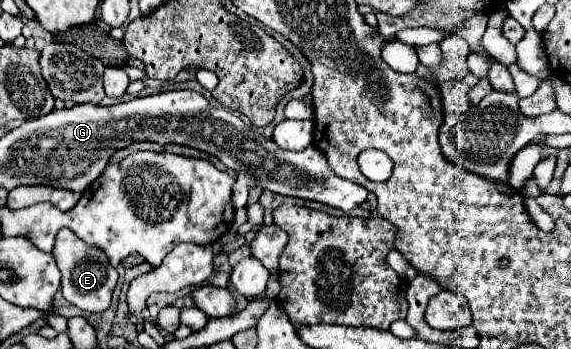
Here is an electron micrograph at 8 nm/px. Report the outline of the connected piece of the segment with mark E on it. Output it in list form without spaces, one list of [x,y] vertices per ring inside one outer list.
[[[61,229],[55,237],[53,255],[61,271],[63,297],[71,305],[91,313],[101,313],[109,309],[113,289],[117,285],[117,269],[111,267],[111,263],[107,263],[107,255],[103,255],[103,251],[99,251],[97,247],[87,247],[87,243],[83,243],[75,233],[71,233],[69,229]]]

